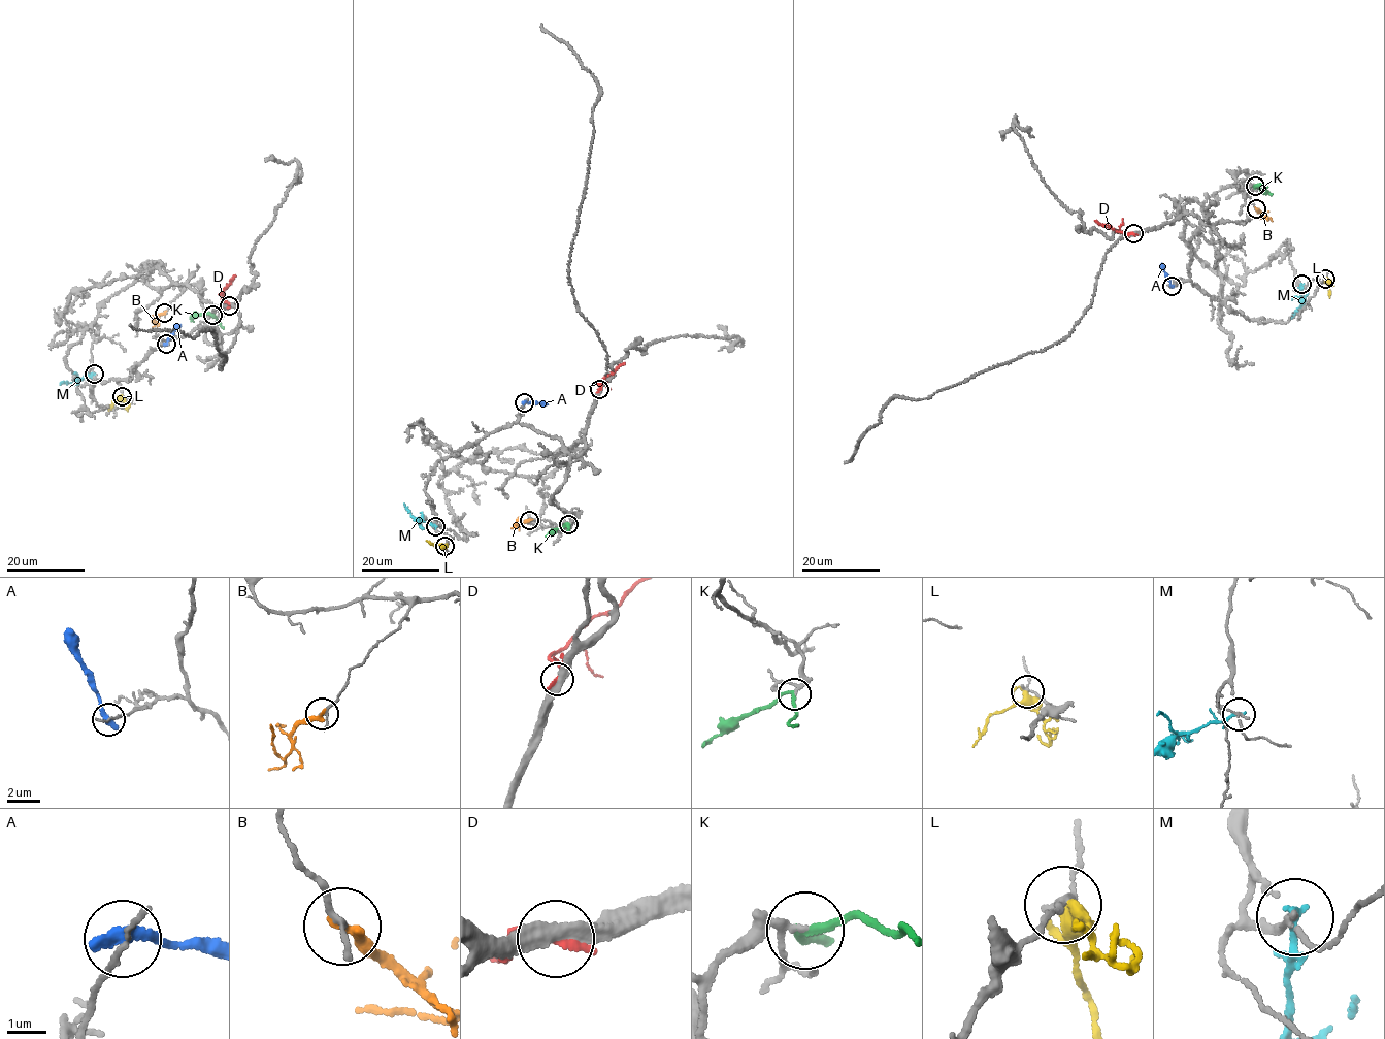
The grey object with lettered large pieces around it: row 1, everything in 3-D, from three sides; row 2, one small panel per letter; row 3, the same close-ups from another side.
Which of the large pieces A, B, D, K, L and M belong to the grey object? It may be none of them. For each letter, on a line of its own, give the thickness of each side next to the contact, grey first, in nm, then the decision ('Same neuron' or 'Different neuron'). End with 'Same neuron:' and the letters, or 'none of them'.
A: Thickness 160 nm (grey) against 400 nm. Different neuron
B: Thickness 120 nm (grey) against 280 nm. Different neuron
D: Thickness 400 nm (grey) against 200 nm. Different neuron
K: Thickness 140 nm (grey) against 190 nm. Same neuron
L: Thickness 120 nm (grey) against 320 nm. Different neuron
M: Thickness 140 nm (grey) against 190 nm. Different neuron
Same neuron: K

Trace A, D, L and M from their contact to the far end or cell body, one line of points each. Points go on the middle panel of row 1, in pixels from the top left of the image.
A: (525, 401), (547, 403)
D: (600, 389), (598, 383), (625, 363)
L: (444, 546), (427, 541)
M: (435, 526), (418, 521), (404, 504)

